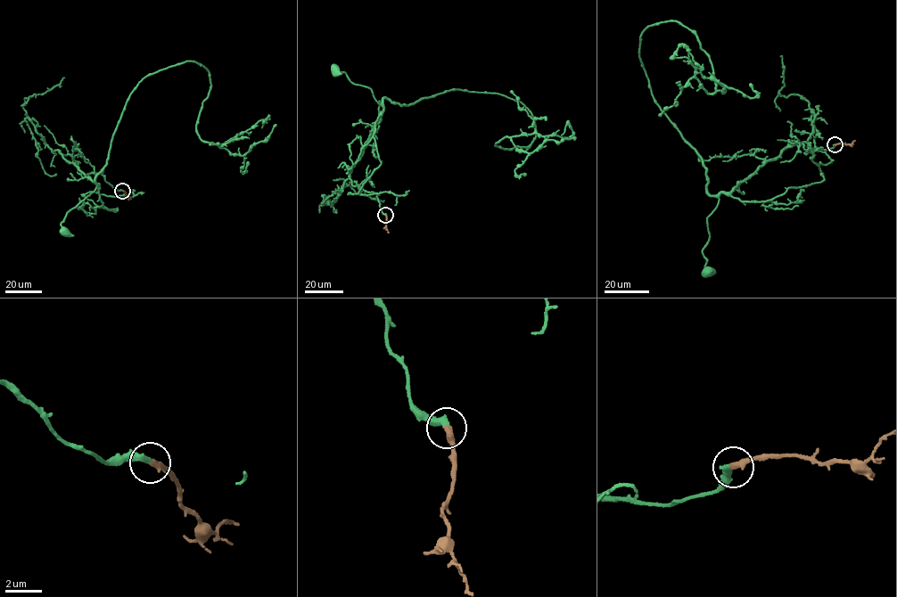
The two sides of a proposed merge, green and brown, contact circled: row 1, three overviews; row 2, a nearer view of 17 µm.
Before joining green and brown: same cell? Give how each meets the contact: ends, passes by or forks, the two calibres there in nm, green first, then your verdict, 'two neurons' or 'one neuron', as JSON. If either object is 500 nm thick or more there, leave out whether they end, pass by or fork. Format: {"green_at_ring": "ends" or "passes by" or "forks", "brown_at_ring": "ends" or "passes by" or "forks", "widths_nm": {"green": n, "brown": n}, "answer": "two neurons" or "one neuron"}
{"green_at_ring": "ends", "brown_at_ring": "ends", "widths_nm": {"green": 380, "brown": 380}, "answer": "one neuron"}

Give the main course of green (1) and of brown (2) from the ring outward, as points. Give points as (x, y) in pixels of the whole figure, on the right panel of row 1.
1: (835, 145), (809, 144), (806, 154), (798, 140), (721, 193), (707, 222), (710, 236), (702, 254), (708, 272)
2: (835, 145), (851, 144), (855, 140)

